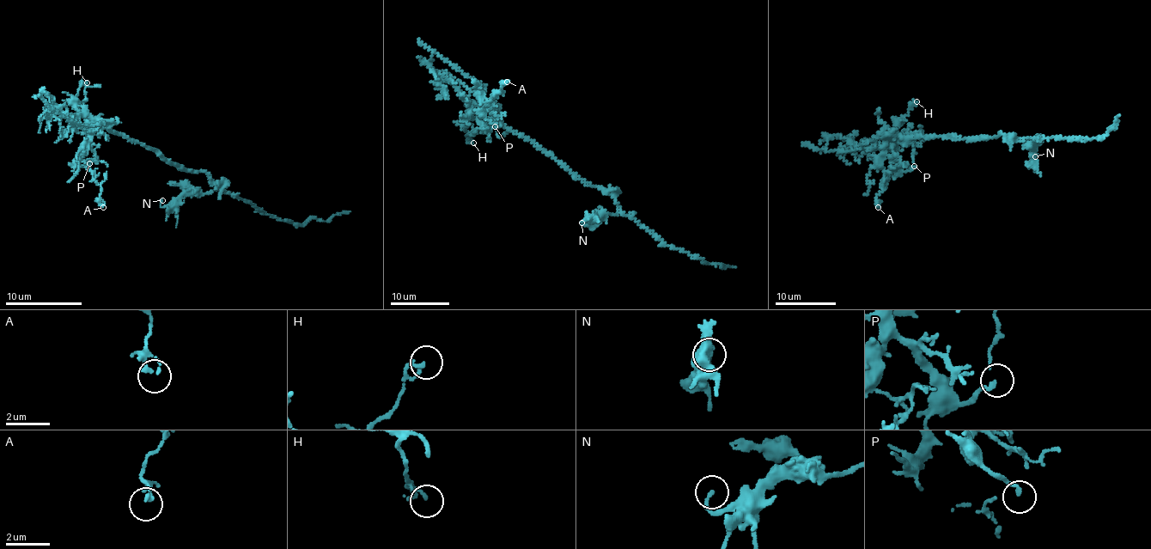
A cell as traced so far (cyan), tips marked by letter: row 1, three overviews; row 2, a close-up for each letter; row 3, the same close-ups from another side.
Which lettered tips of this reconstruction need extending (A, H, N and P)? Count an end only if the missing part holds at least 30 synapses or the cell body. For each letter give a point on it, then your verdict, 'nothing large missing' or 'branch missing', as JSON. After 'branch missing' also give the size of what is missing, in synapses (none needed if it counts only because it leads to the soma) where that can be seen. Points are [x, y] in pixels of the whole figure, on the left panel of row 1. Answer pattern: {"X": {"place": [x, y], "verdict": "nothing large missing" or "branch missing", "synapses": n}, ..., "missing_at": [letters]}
{"A": {"place": [103, 207], "verdict": "nothing large missing"}, "H": {"place": [87, 82], "verdict": "nothing large missing"}, "N": {"place": [162, 200], "verdict": "nothing large missing"}, "P": {"place": [89, 163], "verdict": "nothing large missing"}, "missing_at": []}

